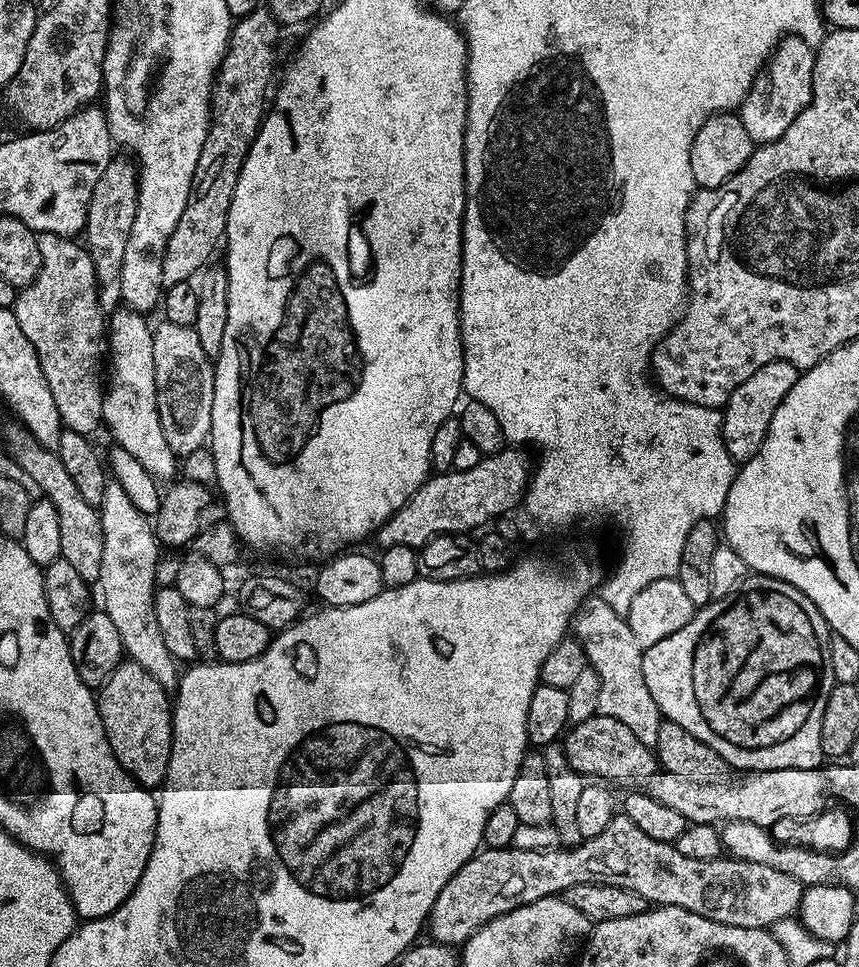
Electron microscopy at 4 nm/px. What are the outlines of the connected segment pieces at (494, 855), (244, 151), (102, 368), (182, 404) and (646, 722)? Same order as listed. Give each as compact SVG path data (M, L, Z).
M617 814L594 838L584 840L574 848L551 848L550 850L522 850L518 847L484 848L465 862L458 874L442 886L442 894L434 898L434 906L426 921L427 931L432 931L431 939L437 944L462 946L486 922L506 914L523 904L538 902L547 896L559 896L570 886L578 886L581 882L596 882L606 886L629 888L653 905L670 908L685 908L702 918L710 918L714 922L722 922L726 926L742 926L743 928L771 929L780 920L797 915L800 899L804 896L805 885L799 884L790 874L782 874L782 870L770 870L758 862L717 858L699 860L686 858L676 849L675 844L658 842L650 838L630 818Z
M267 10L241 16L232 25L232 37L228 39L224 62L212 86L212 120L194 170L190 198L186 202L186 210L182 210L182 218L178 218L178 226L174 226L174 234L170 234L166 242L162 258L162 282L165 286L189 283L211 261L208 259L225 239L230 202L234 202L234 190L238 186L242 166L266 115L268 83L272 80L272 67L276 64L276 43L280 40L280 32L281 25Z
M53 232L37 235L36 245L38 254L42 256L42 264L34 282L19 289L15 297L14 311L18 326L22 326L22 334L30 338L30 346L34 346L38 354L46 386L50 386L54 406L58 406L61 425L67 431L91 437L92 431L101 427L104 418L106 391L106 316L101 312L98 302L94 262L90 262L90 254L83 243L66 236L55 236Z
M160 322L160 325L155 325L152 337L158 418L162 422L162 434L166 436L170 450L182 458L190 454L190 450L205 447L212 435L216 381L214 360L202 350L202 342L198 342L198 334L191 327Z
M592 594L574 613L570 628L575 639L579 640L586 650L589 665L600 679L597 713L618 718L622 726L627 726L634 733L638 742L642 742L647 748L655 749L662 713L650 690L646 690L646 678L642 674L644 649L641 648L638 638L634 638L627 619L619 616L599 594Z

